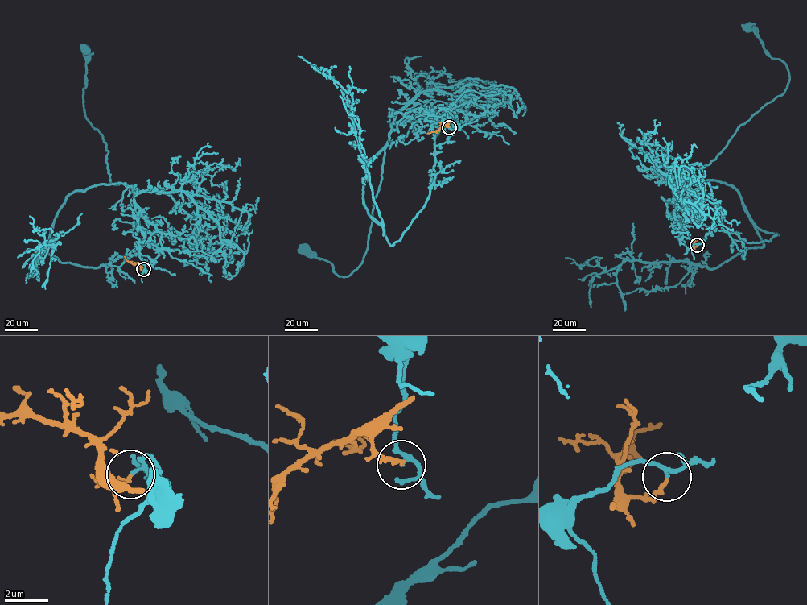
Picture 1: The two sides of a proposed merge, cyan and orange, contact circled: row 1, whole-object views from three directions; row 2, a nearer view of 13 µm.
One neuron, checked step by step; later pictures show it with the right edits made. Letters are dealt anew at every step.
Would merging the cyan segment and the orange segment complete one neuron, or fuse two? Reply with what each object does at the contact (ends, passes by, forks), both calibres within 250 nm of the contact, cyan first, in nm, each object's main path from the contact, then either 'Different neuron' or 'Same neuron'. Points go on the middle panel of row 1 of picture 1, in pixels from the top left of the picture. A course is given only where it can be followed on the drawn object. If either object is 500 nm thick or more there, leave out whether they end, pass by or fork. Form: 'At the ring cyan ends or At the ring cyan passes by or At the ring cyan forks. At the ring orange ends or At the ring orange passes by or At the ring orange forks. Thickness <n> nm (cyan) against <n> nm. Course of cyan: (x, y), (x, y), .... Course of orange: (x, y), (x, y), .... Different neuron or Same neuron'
At the ring cyan passes by. At the ring orange ends. Thickness 120 nm (cyan) against 170 nm. Course of cyan: (449, 127), (430, 108), (391, 124), (368, 246), (351, 275), (305, 251). Course of orange: (449, 127), (446, 125), (427, 133). Different neuron

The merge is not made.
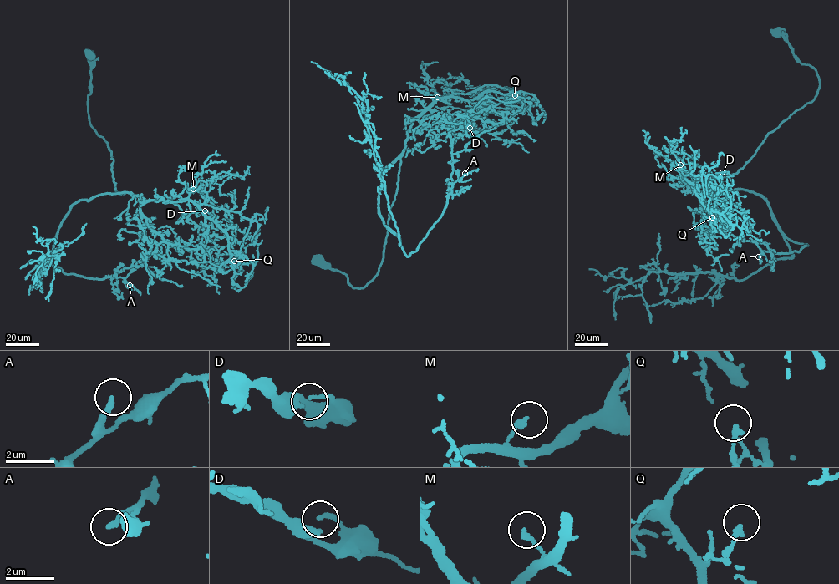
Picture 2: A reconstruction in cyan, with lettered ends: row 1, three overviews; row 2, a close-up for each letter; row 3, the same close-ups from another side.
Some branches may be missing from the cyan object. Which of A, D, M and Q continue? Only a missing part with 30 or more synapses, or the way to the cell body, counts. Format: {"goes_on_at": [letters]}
{"goes_on_at": ["A"]}

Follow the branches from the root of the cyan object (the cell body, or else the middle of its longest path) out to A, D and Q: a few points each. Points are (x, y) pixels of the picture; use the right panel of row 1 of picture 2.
A: (778, 33), (816, 71), (817, 93), (736, 173), (698, 184), (723, 235), (767, 245), (758, 256)
D: (778, 33), (796, 60), (816, 71), (817, 93), (769, 133), (736, 173), (687, 181), (703, 186), (722, 172)
Q: (778, 33), (796, 60), (816, 71), (817, 93), (736, 173), (691, 185), (683, 176), (698, 185), (712, 217)

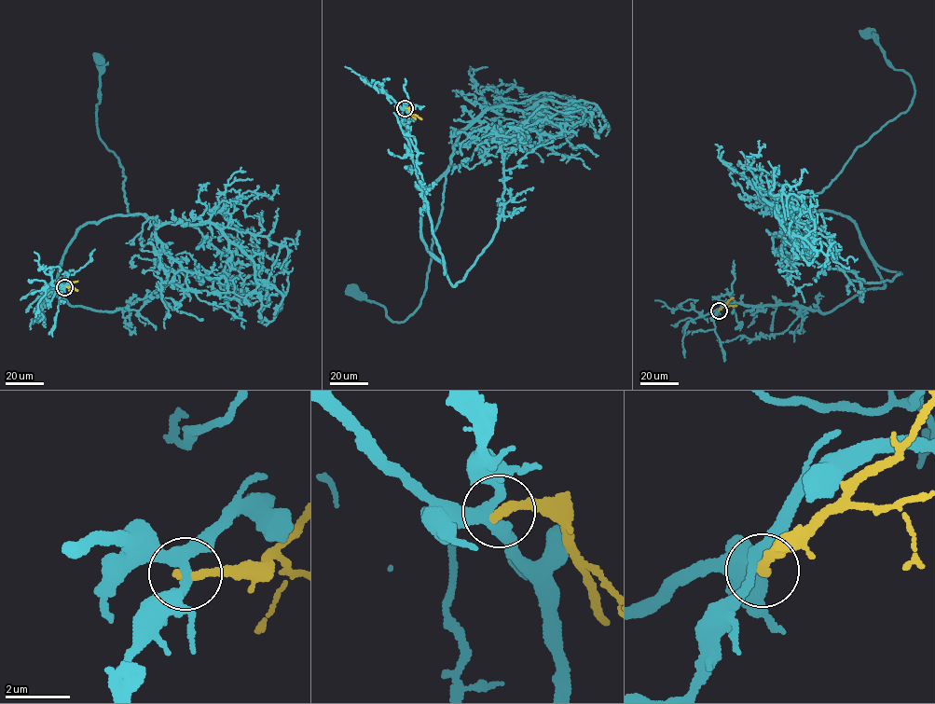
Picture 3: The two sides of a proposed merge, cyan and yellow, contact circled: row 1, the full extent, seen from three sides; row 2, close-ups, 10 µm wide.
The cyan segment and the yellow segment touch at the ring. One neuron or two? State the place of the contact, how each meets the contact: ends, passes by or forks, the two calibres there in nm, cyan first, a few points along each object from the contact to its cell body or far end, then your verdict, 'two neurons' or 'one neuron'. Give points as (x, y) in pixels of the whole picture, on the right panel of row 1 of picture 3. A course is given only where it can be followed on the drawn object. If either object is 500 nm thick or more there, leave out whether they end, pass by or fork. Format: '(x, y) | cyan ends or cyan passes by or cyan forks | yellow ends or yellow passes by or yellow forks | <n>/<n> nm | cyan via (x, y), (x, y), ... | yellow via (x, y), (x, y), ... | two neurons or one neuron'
(719, 310) | cyan forks | yellow ends | 320/320 nm | cyan via (718, 310), (827, 313), (885, 286), (854, 223), (800, 198), (819, 193), (911, 103), (911, 76), (868, 34) | yellow via (719, 310), (724, 306), (736, 305) | two neurons

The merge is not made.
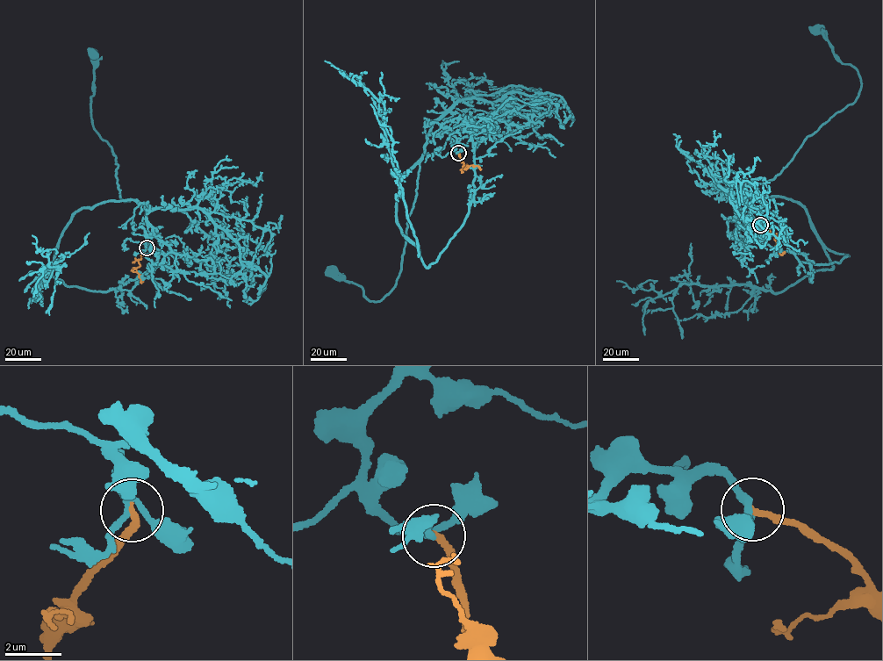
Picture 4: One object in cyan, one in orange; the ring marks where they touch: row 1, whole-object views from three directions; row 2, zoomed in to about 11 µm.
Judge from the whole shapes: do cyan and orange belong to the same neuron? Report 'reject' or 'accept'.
accept

